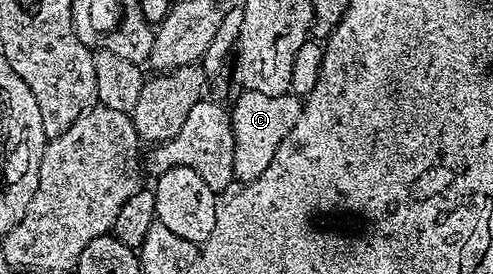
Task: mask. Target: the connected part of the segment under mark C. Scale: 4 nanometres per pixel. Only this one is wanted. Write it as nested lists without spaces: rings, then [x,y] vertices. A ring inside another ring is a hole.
[[[242,90],[234,105],[229,107],[230,123],[234,132],[234,177],[245,184],[256,180],[268,164],[272,164],[272,156],[276,156],[276,148],[292,132],[292,124],[300,120],[303,99],[291,92],[280,96],[264,96],[264,92]]]

